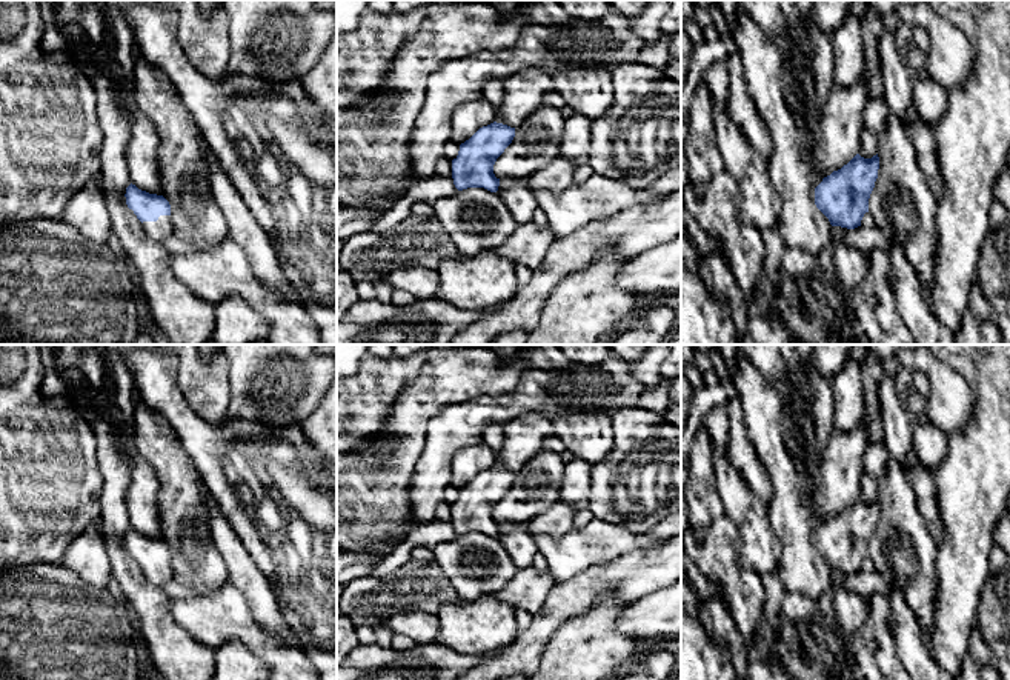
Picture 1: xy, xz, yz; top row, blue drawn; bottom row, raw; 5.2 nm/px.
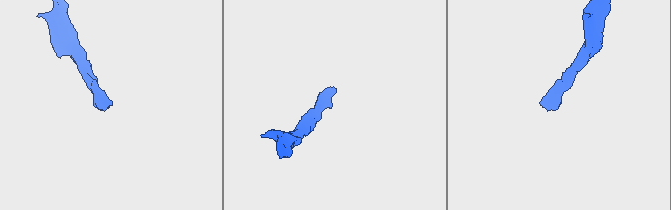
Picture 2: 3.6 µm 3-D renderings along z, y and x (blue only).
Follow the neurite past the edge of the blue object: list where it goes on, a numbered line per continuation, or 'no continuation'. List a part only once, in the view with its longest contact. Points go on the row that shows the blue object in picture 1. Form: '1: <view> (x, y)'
1: xy (160, 230)

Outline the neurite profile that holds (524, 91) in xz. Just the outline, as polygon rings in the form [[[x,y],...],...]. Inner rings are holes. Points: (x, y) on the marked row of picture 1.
[[[526,66],[504,78],[504,100],[497,108],[501,123],[515,128],[532,115],[544,102],[544,95],[553,91],[553,75],[541,66]]]

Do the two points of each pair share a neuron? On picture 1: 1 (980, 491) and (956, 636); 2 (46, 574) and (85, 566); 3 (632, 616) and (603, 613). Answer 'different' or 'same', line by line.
1: same
2: different
3: different

